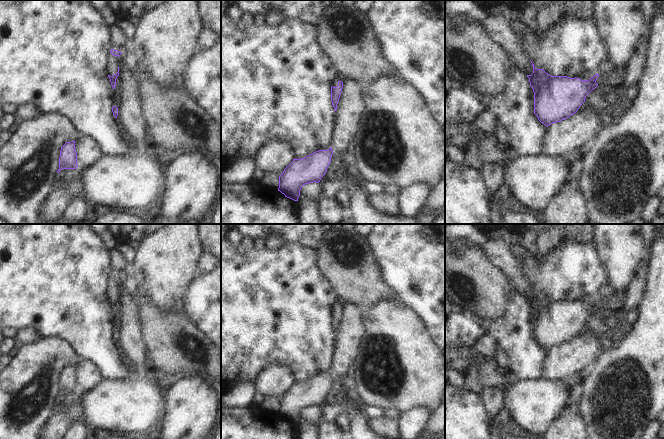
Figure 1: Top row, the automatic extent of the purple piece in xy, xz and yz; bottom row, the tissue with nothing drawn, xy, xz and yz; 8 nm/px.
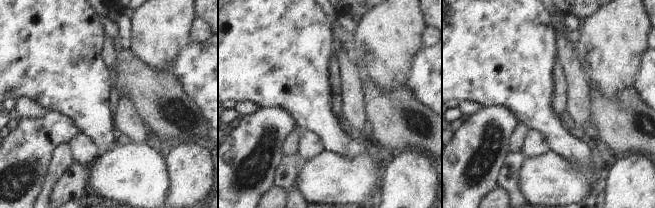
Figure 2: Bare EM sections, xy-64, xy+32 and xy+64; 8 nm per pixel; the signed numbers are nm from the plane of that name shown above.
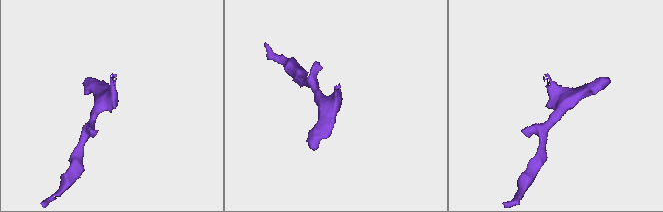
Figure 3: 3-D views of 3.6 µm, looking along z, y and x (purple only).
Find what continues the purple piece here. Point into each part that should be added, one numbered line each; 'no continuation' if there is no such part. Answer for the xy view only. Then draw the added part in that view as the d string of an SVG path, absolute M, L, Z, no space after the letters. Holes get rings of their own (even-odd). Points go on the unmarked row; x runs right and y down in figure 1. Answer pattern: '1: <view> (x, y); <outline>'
1: xy (112, 285); M111 277L107 281L107 297L112 300L118 296L118 280L113 280Z

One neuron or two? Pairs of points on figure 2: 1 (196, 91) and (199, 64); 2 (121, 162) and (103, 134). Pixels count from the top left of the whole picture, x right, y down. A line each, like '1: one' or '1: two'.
1: one
2: two

